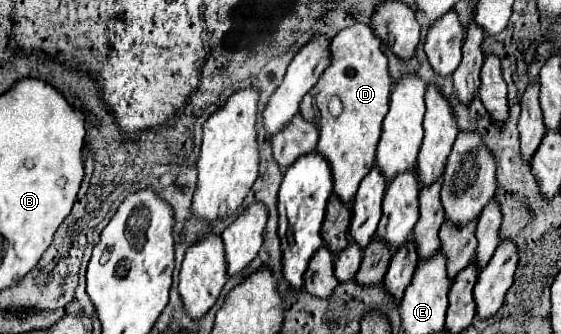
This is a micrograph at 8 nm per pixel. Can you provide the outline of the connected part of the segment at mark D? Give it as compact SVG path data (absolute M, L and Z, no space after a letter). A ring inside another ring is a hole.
M354 23L342 29L330 45L332 65L324 71L318 83L304 95L300 113L306 119L316 121L320 139L316 151L320 151L332 165L334 193L344 201L352 203L360 181L376 163L376 145L382 133L382 121L388 113L390 85L388 57L382 51L382 41L364 23ZM332 97L340 97L344 111L340 117L332 117L328 103Z

